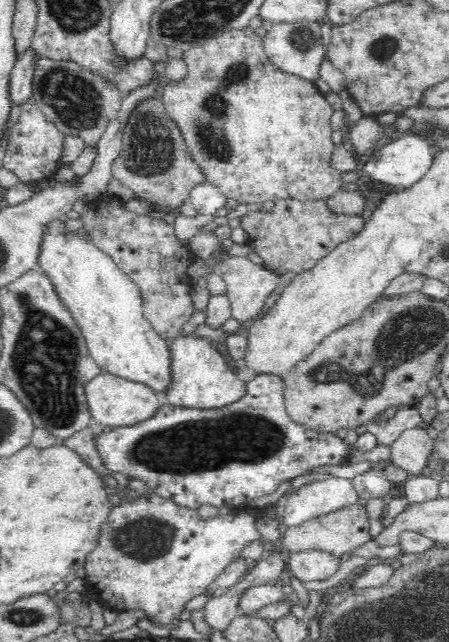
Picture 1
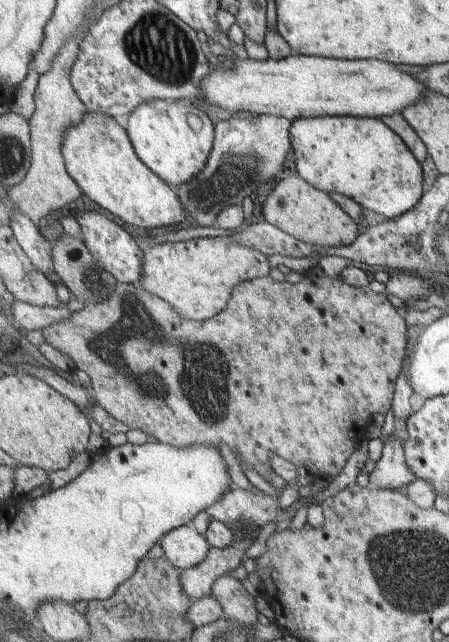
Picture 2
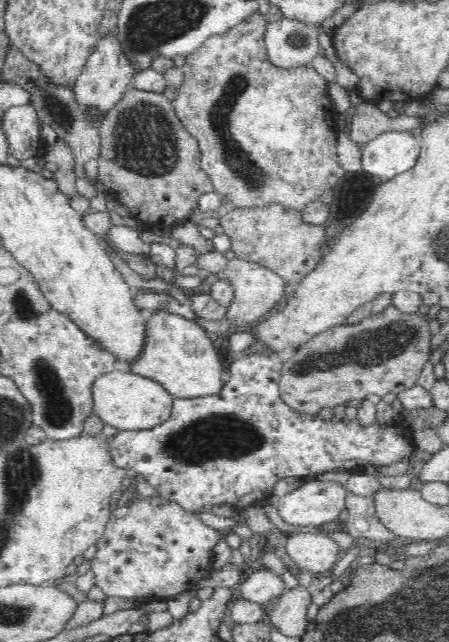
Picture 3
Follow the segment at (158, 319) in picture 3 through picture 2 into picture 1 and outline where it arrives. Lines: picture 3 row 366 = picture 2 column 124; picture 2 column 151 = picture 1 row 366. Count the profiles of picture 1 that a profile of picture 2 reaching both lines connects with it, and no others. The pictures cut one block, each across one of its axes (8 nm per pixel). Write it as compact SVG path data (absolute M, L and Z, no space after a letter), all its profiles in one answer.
M197 334L174 336L167 340L170 353L170 384L164 390L170 405L188 408L220 408L240 396L244 396L246 385L226 365L226 361L212 346L210 339Z

